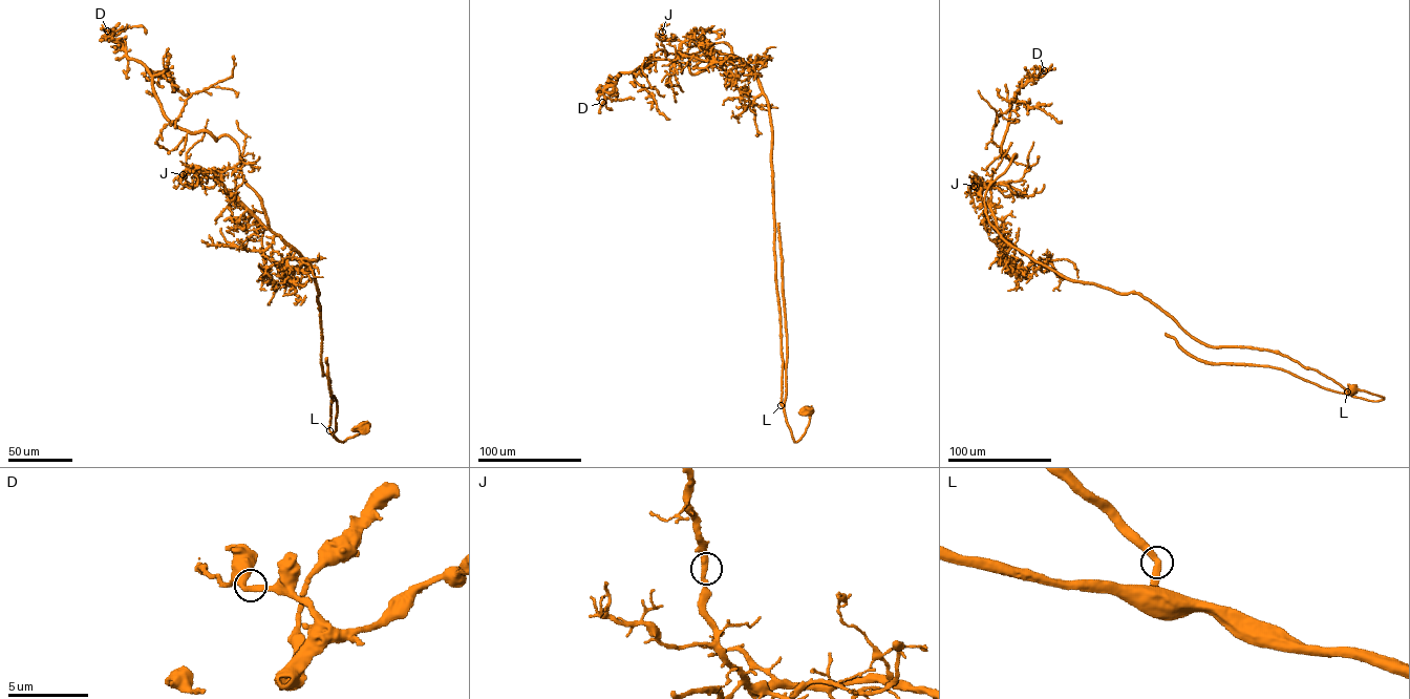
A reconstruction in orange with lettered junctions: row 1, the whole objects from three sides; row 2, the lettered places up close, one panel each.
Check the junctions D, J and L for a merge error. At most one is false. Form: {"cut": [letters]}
{"cut": []}

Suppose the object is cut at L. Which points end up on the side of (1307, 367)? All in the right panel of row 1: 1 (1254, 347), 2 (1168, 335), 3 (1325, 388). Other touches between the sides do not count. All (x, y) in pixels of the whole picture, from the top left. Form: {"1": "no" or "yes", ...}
{"1": "yes", "2": "no", "3": "no"}

